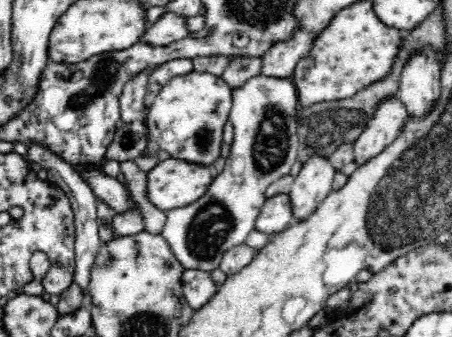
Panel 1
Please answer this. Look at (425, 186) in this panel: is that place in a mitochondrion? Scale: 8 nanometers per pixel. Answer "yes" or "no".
yes

